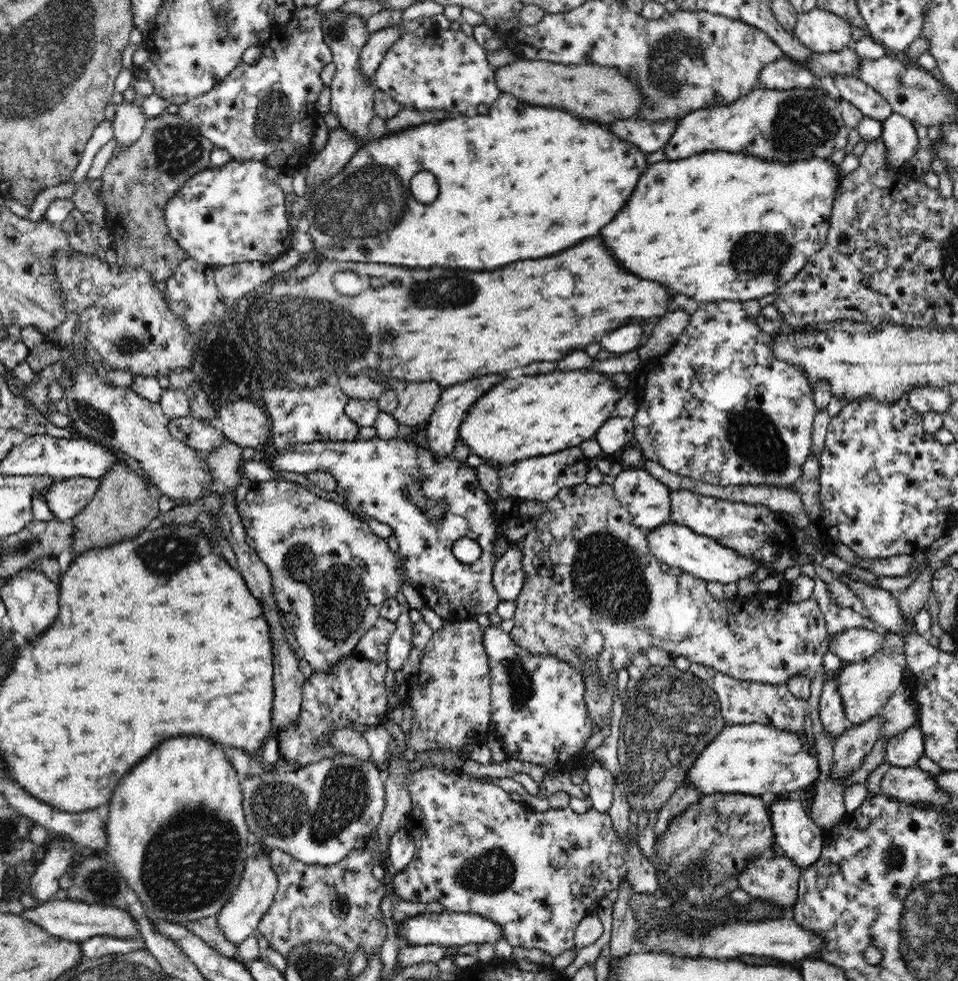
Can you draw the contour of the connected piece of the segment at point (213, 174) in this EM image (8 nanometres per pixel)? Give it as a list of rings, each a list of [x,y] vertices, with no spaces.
[[[232,160],[224,166],[206,168],[194,174],[166,204],[164,217],[170,237],[188,253],[189,259],[208,263],[214,268],[234,263],[276,261],[289,248],[287,236],[290,233],[288,214],[284,207],[286,198],[278,185],[279,173],[280,170],[258,160]]]

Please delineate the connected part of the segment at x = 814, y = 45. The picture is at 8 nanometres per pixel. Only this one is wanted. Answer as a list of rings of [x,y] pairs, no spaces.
[[[814,7],[797,13],[793,35],[812,51],[840,52],[852,45],[852,27],[837,14]]]

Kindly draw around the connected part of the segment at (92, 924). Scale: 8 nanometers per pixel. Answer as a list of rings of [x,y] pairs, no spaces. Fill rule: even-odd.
[[[52,898],[50,901],[41,902],[33,909],[25,908],[20,915],[28,922],[42,927],[48,934],[56,938],[77,943],[98,935],[131,937],[140,933],[138,923],[126,909],[72,901],[68,898],[64,900]]]

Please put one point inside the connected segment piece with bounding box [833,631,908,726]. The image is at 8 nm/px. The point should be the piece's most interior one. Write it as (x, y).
(865, 687)

